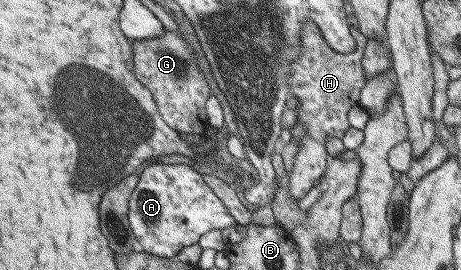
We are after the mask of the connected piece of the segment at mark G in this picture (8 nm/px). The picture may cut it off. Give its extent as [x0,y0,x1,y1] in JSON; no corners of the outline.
[132,32,210,136]

